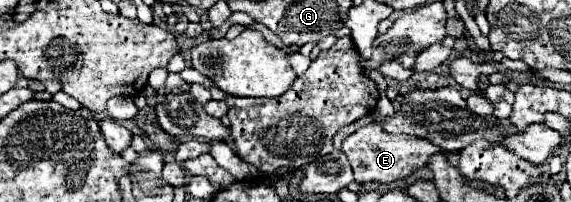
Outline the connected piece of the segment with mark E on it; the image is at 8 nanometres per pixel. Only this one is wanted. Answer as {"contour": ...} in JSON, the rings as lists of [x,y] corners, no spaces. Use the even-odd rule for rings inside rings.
{"contour":[[[371,122],[363,128],[359,128],[357,132],[353,132],[351,136],[345,138],[343,142],[343,154],[347,156],[353,174],[355,174],[355,182],[359,184],[367,184],[367,182],[379,182],[379,184],[391,184],[391,182],[401,182],[407,176],[411,176],[415,170],[427,166],[427,162],[431,160],[433,154],[443,152],[439,146],[435,146],[433,142],[427,142],[423,138],[407,138],[405,134],[387,134],[379,124]]]}

